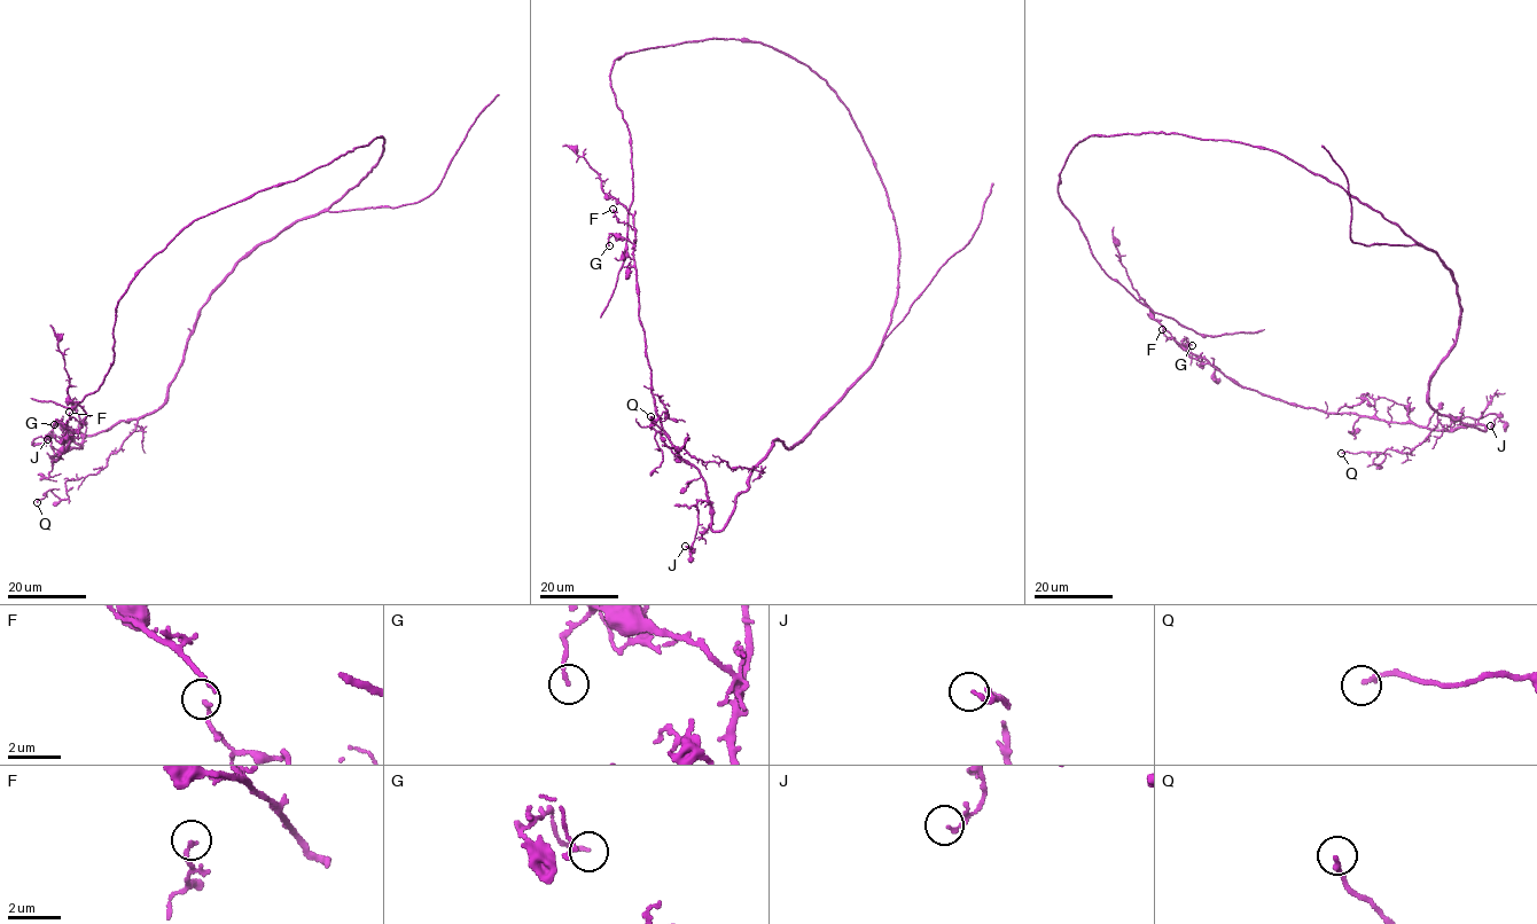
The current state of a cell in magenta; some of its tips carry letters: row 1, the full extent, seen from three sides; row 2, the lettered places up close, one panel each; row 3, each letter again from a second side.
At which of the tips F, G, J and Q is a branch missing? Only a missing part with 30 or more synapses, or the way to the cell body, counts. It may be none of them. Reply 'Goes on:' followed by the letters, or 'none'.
Goes on: none

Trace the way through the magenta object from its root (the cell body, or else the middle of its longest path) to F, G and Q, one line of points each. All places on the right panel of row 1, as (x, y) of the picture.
F: (1412, 237), (1448, 267), (1460, 310), (1428, 402), (1484, 430), (1290, 405), (1237, 385), (1162, 329)
G: (1412, 237), (1448, 267), (1460, 310), (1428, 402), (1484, 430), (1290, 405), (1237, 385), (1192, 345)
Q: (1412, 237), (1448, 267), (1460, 310), (1429, 385), (1436, 427), (1378, 464), (1382, 453), (1341, 453)

